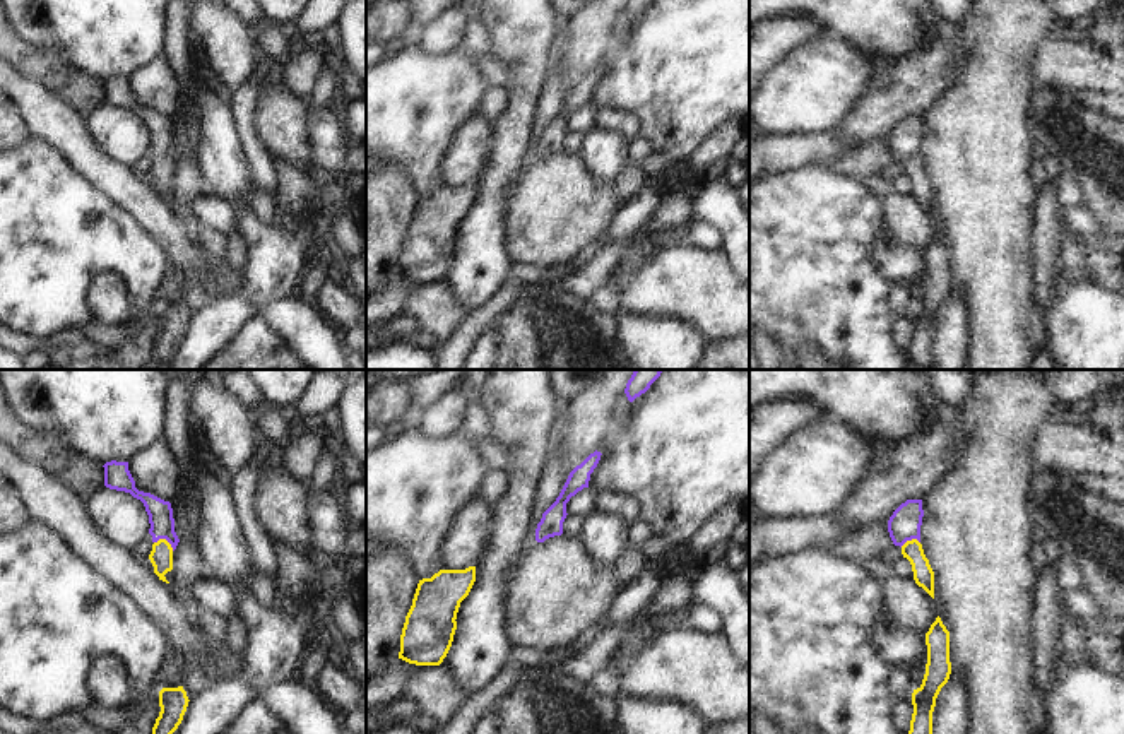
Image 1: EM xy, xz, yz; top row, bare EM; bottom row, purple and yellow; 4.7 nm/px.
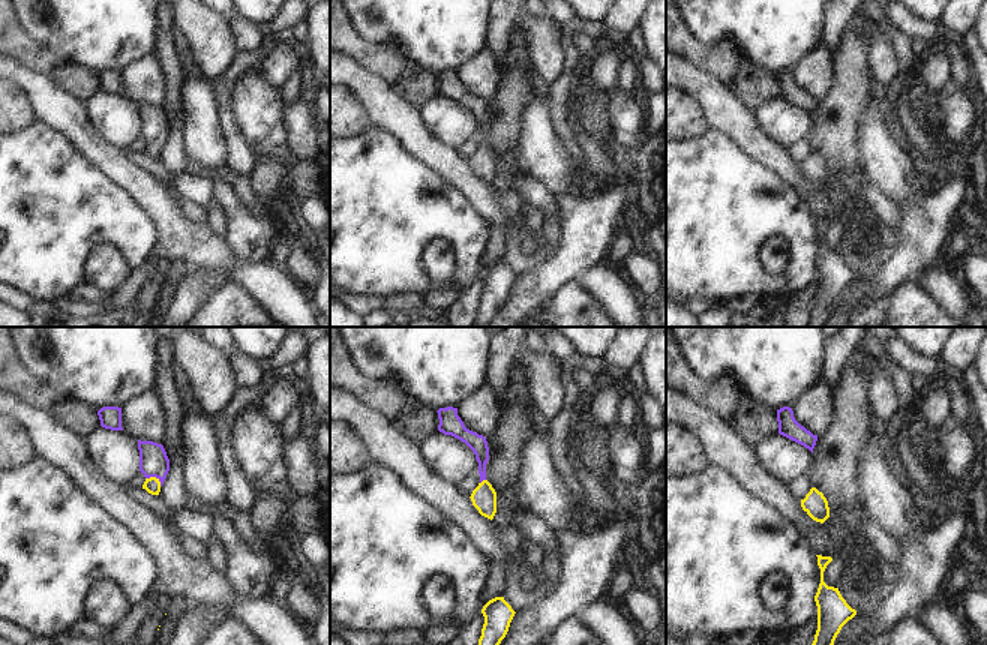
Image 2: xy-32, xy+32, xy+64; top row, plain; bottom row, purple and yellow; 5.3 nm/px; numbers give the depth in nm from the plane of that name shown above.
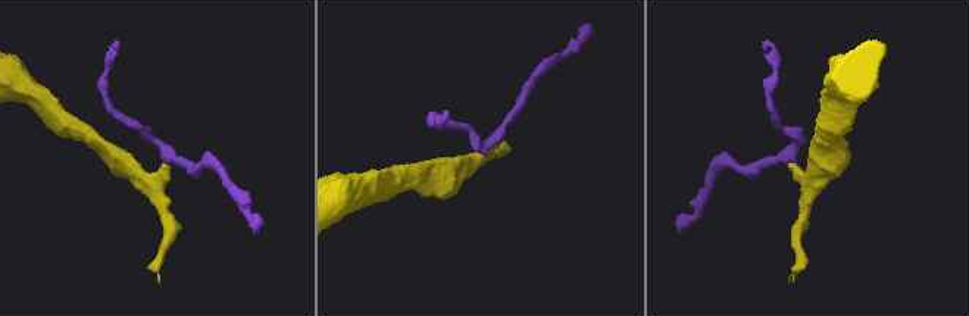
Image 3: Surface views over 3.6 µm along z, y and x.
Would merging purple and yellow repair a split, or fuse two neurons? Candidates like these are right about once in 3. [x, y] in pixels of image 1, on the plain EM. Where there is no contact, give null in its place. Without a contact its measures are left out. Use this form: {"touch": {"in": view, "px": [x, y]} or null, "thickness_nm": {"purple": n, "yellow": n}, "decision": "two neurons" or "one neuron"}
{"touch": {"in": "xy", "px": [165, 154]}, "thickness_nm": {"purple": 120, "yellow": 110}, "decision": "one neuron"}

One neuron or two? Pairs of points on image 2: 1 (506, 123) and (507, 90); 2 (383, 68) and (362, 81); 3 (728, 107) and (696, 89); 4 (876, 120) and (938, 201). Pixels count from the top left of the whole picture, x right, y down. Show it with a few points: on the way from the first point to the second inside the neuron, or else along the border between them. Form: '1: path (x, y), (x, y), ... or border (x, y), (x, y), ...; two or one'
1: path (506, 116), (507, 98); one
2: border (345, 56), (402, 95); two
3: path (720, 105), (704, 89); one
4: border (924, 197), (918, 201), (899, 201), (896, 204); two

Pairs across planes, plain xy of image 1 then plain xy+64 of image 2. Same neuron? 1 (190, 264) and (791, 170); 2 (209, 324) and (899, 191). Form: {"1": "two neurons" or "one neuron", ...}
{"1": "one neuron", "2": "two neurons"}

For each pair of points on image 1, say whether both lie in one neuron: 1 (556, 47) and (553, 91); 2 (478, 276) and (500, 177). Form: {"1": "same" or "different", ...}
{"1": "same", "2": "same"}

